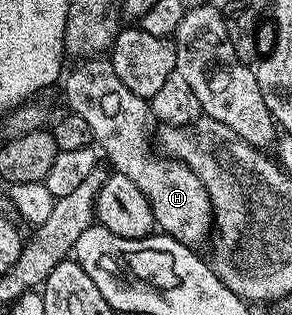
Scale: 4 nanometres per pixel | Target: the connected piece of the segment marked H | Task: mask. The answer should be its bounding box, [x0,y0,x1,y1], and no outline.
[65,57,213,248]

